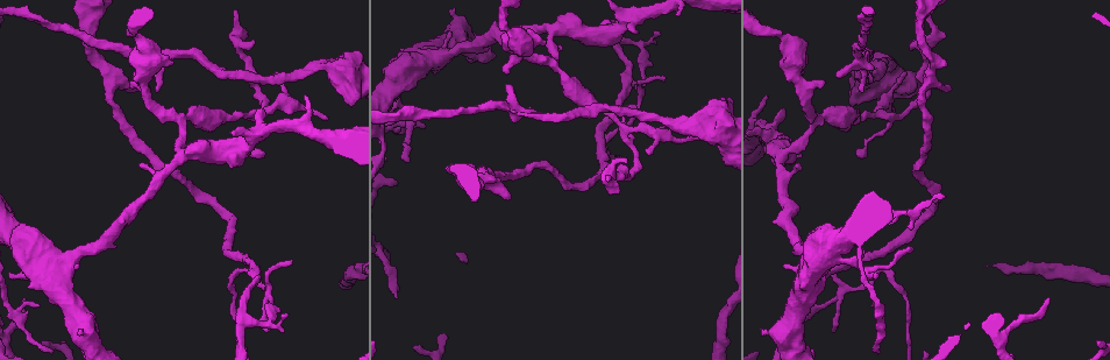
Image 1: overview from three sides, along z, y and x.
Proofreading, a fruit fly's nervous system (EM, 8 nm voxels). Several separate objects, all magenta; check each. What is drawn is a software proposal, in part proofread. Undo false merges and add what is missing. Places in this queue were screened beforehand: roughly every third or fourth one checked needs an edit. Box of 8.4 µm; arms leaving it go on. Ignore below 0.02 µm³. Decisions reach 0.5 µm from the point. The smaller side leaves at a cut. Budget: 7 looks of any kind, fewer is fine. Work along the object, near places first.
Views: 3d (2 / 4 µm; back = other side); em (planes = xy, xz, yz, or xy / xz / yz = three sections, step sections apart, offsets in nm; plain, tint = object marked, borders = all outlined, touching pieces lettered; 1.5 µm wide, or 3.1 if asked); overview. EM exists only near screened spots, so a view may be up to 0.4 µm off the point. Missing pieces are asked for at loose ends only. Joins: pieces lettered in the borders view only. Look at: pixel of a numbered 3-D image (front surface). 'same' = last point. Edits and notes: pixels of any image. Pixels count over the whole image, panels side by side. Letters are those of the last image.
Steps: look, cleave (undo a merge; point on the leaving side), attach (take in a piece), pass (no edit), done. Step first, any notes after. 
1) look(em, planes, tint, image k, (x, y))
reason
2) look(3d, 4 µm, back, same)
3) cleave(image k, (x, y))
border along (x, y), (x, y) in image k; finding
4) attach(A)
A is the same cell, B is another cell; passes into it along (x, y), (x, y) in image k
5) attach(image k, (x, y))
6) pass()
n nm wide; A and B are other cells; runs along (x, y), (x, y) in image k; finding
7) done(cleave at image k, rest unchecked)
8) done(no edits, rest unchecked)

look(3d, 4 µm, back, image 1, (832, 331))
thin end

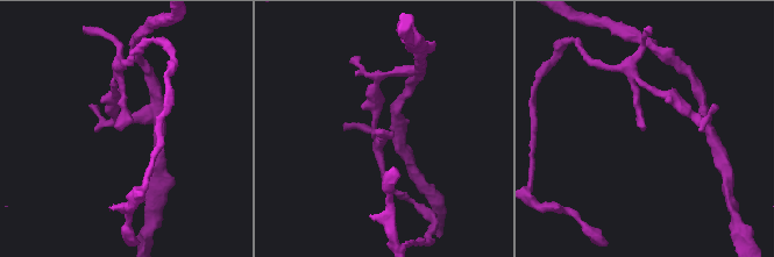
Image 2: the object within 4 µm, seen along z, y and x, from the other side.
look(em, planes, borders, image 2, (379, 135))

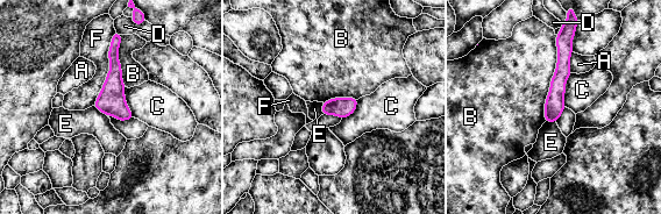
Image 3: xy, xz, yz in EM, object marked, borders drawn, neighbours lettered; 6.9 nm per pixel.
pass()
130 nm wide; A, B, C, D, E and F are other cells; runs along (566, 42), (555, 105), (547, 119) in image 3; no lettered piece goes on from it

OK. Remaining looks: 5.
look(3d, 4 µm, image 1, (634, 33))

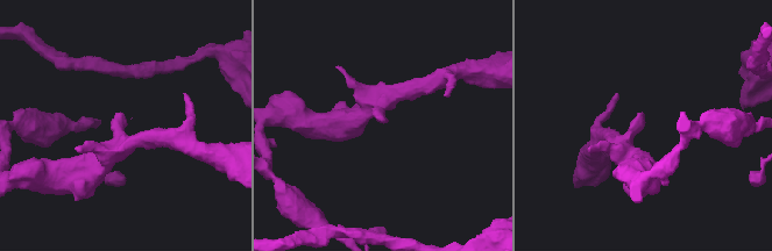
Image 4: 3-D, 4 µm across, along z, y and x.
look(em, xy, step 8, tint, image 4, (382, 118))

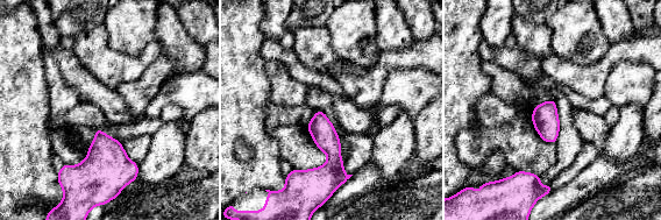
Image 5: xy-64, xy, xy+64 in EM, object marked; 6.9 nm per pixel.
look(em, planes, borders, same)
another direction

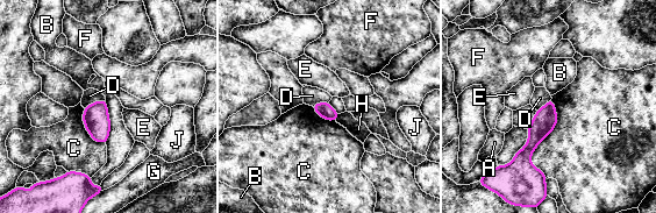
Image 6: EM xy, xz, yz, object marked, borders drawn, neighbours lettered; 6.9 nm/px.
pass()
A, B, C, D, E, F, G, H and J are other cells; border along (551, 97), (546, 177) in image 6; no lettered piece goes on from it

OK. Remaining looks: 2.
look(em, 3.1 µm, xy, step 8, tint, image 1, (698, 139))
an open end

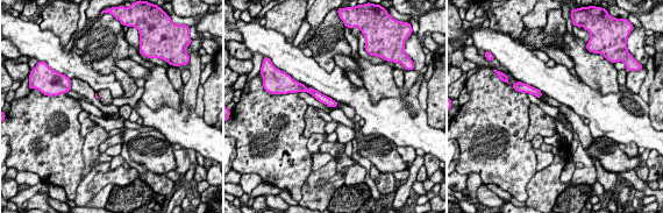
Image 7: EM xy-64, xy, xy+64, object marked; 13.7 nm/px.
look(em, 3.1 µm, planes, borders, same)
another direction

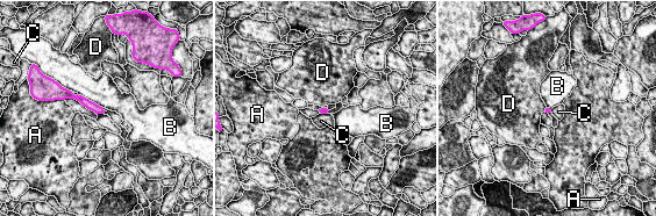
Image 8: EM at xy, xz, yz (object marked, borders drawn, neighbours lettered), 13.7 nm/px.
pass()
B touches over 420 nm; A, B, C and D are other cells; none of them fits

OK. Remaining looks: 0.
done(no edits, rest unchecked)

